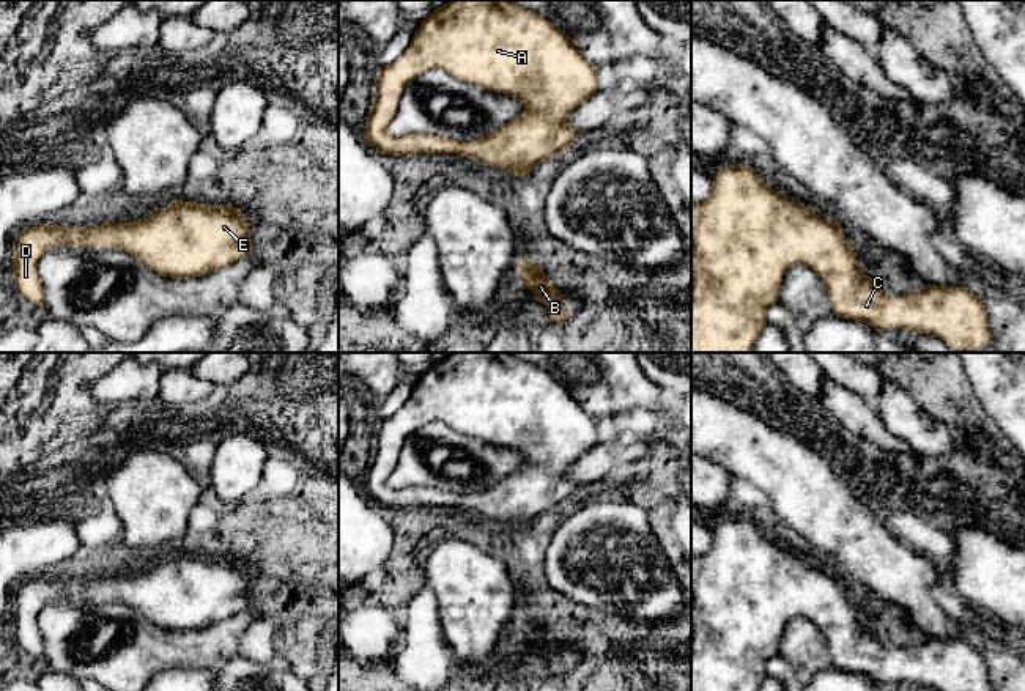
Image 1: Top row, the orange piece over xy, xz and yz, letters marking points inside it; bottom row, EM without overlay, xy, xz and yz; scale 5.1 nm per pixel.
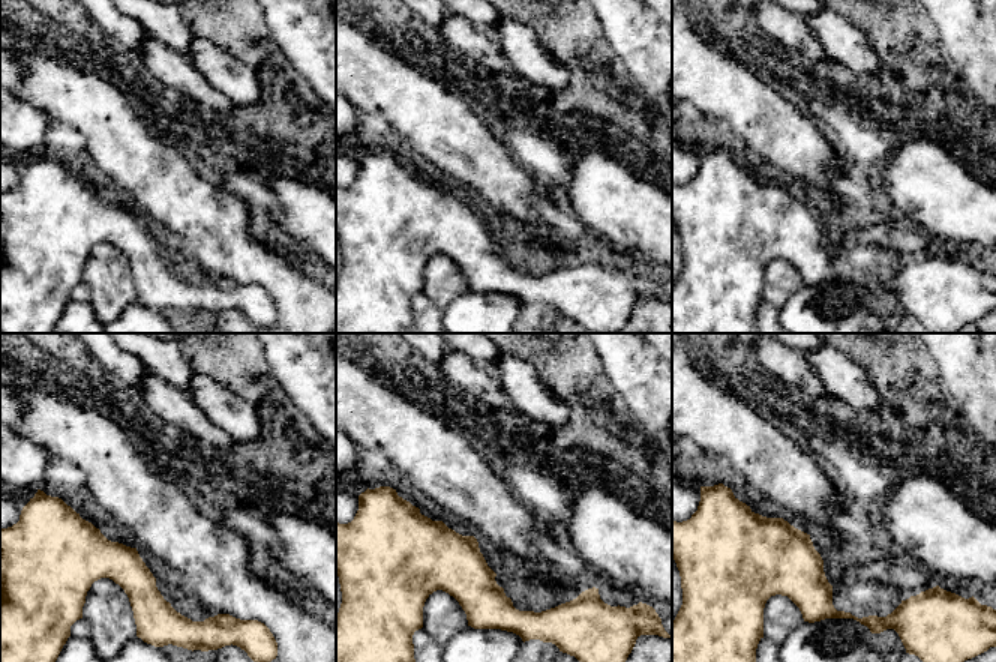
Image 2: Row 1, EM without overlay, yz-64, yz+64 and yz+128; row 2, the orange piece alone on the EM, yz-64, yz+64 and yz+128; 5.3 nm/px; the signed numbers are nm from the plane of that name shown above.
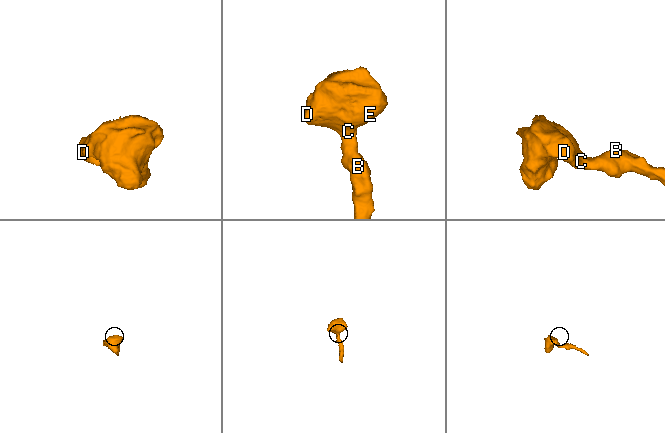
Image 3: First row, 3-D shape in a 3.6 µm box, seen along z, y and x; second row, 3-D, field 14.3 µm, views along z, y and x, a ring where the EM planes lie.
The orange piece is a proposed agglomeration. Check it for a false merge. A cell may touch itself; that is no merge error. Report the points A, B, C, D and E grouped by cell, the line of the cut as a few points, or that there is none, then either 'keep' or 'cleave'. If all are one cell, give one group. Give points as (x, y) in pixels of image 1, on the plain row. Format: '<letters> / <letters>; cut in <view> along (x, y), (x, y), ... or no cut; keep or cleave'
A B C D E; no cut; keep

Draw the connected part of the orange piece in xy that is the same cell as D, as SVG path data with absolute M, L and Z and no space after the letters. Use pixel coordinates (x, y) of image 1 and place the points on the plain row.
M175 551L156 567L124 576L91 579L41 576L24 581L14 593L14 637L22 650L44 656L44 639L38 625L41 609L52 600L120 601L137 611L156 626L170 631L205 630L247 609L252 603L249 570L233 557L203 557Z

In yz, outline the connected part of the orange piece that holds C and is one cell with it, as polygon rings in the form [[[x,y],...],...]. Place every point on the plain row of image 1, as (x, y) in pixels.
[[[734,518],[724,519],[713,529],[712,546],[702,556],[691,556],[691,691],[759,691],[767,678],[767,663],[779,653],[781,634],[784,626],[794,617],[806,617],[811,620],[823,634],[833,666],[846,671],[871,677],[875,683],[897,682],[912,683],[916,686],[932,686],[940,691],[990,691],[990,674],[986,660],[981,652],[964,639],[935,639],[929,637],[926,641],[916,642],[904,649],[888,649],[885,647],[871,630],[868,630],[857,614],[857,606],[846,592],[839,573],[827,573],[805,559],[795,556],[784,546],[779,546],[764,535],[756,523],[749,518]]]

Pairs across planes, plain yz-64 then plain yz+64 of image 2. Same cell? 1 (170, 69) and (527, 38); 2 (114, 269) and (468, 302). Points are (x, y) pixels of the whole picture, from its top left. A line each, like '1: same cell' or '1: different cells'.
1: different cells
2: different cells

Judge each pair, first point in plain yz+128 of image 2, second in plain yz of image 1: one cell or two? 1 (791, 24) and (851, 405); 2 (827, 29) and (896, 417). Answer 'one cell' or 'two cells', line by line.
1: one cell
2: one cell

